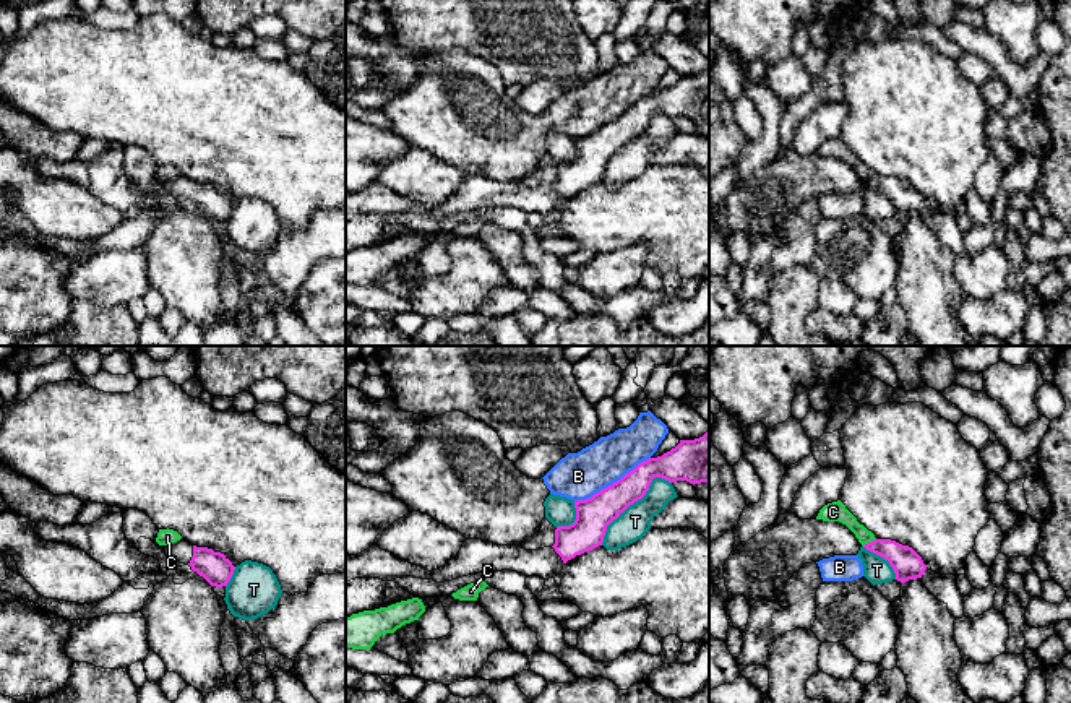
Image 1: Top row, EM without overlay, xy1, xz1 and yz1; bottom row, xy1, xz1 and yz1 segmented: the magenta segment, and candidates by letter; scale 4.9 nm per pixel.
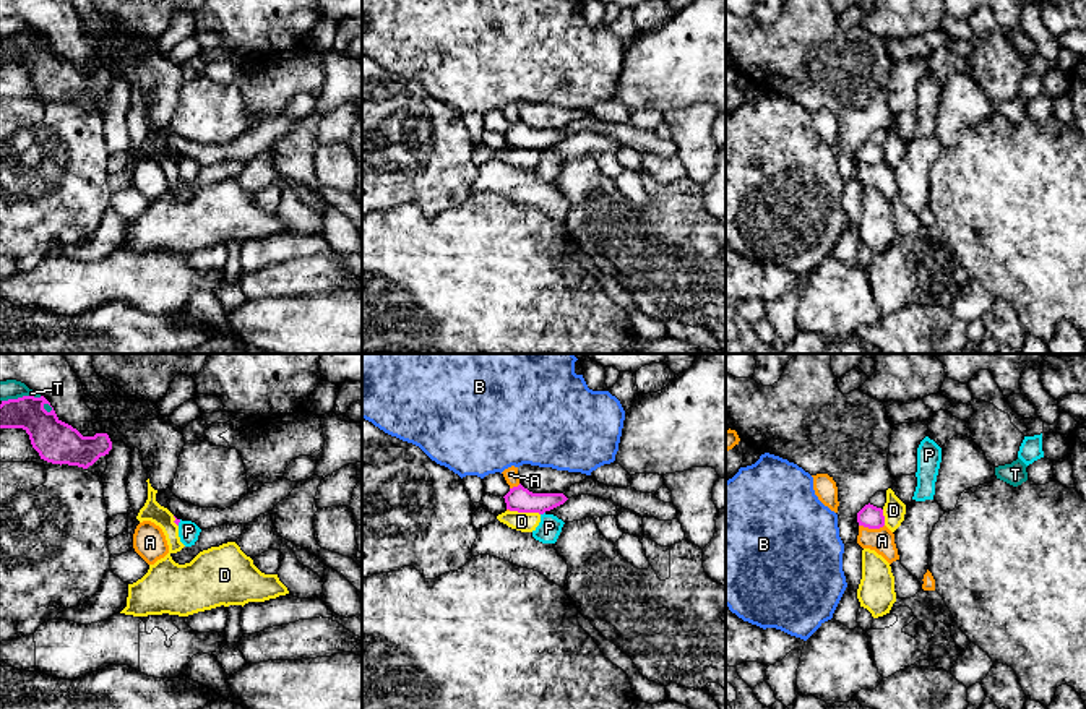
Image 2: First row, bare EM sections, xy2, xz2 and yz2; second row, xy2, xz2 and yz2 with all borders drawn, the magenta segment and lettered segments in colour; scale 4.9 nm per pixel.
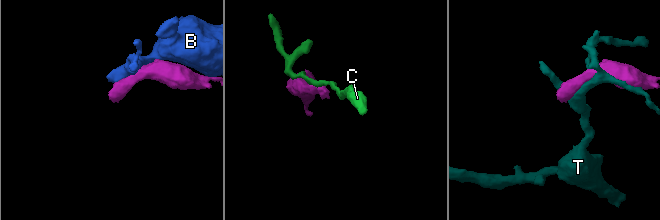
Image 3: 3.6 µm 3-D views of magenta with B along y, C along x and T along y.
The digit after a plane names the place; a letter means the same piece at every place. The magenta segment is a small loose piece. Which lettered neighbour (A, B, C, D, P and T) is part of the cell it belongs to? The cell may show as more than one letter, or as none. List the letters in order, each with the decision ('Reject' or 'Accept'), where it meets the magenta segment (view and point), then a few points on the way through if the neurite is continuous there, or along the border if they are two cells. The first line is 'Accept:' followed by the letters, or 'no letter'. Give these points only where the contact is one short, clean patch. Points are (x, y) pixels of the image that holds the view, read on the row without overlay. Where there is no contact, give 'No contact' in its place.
Accept: no letter
A: Reject. Touches magenta at yz2 (872, 164). Boundary: yz2 (859, 161), (869, 164), (883, 163)
B: Reject. Touches magenta at xz1 (614, 119)
C: Reject. Touches magenta at yz1 (868, 179). Boundary: yz1 (875, 174), (864, 182)
D: Reject. Touches magenta at xz2 (525, 148). Boundary: xz2 (510, 146), (536, 148), (539, 151)
P: Reject. Touches magenta at xz2 (542, 150). Boundary: xz2 (544, 148), (541, 151)
T: Reject. Touches magenta at xz1 (633, 138)

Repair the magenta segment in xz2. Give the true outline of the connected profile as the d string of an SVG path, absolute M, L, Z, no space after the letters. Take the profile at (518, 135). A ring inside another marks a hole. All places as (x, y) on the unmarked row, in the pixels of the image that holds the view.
M521 120L510 125L503 135L506 146L510 148L539 151L544 151L545 148L550 148L568 136L563 130L532 130Z

